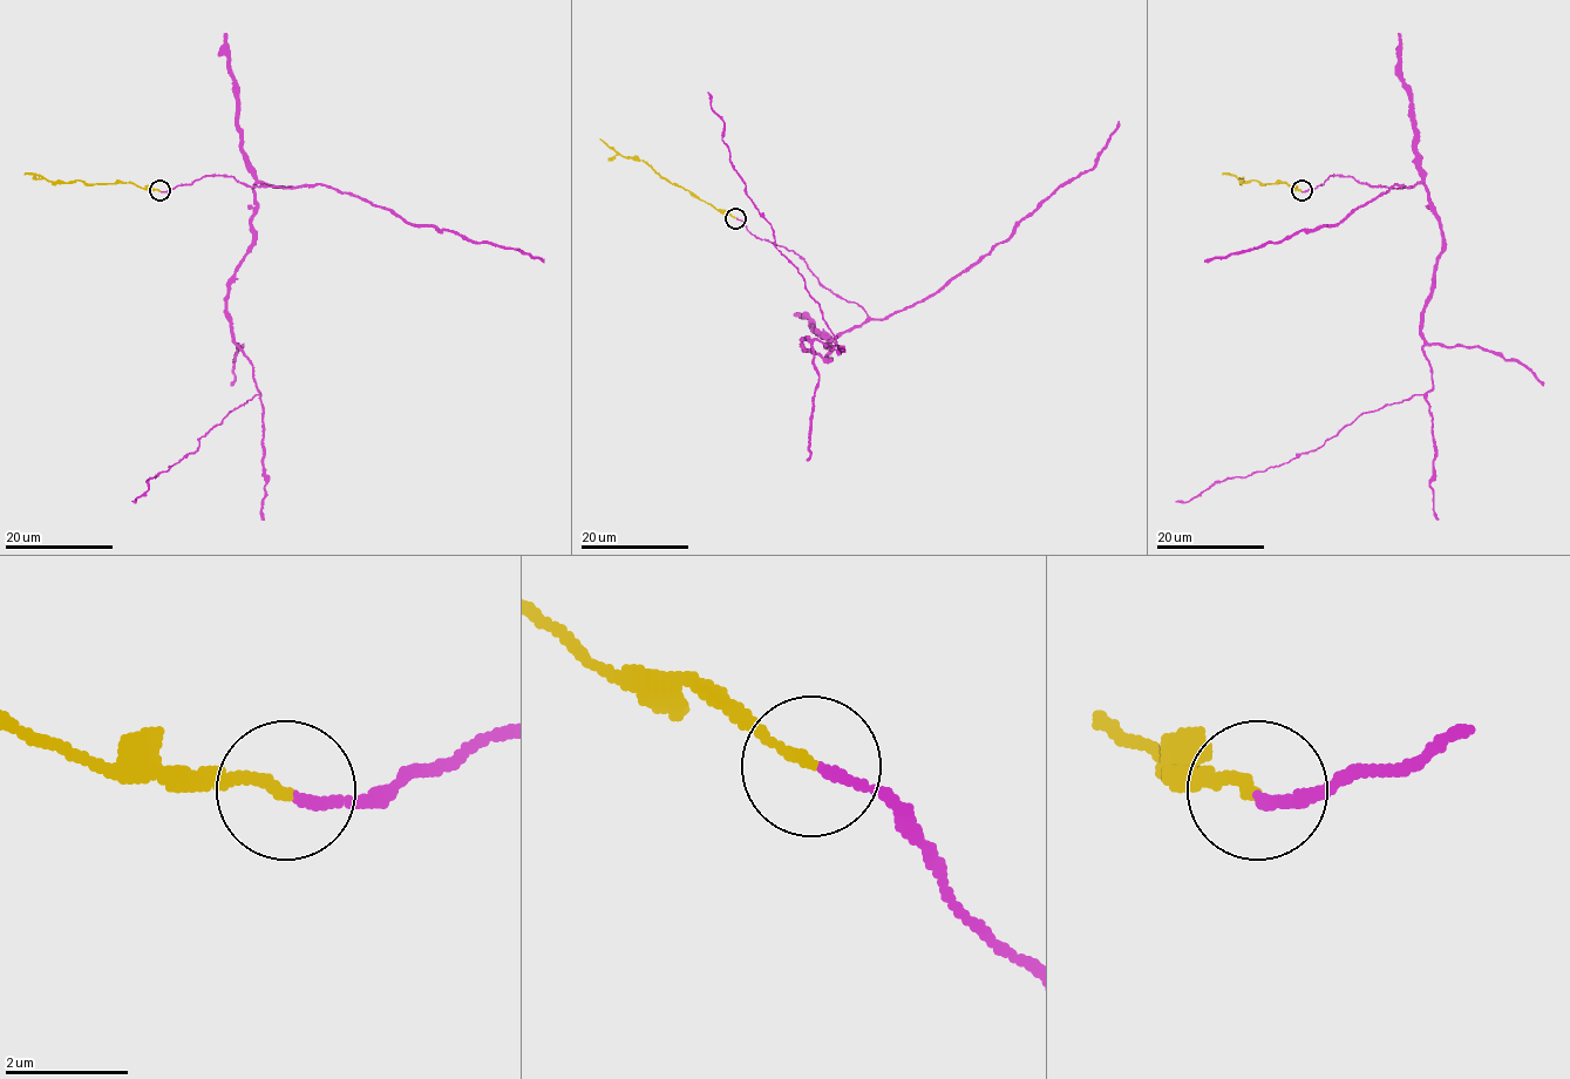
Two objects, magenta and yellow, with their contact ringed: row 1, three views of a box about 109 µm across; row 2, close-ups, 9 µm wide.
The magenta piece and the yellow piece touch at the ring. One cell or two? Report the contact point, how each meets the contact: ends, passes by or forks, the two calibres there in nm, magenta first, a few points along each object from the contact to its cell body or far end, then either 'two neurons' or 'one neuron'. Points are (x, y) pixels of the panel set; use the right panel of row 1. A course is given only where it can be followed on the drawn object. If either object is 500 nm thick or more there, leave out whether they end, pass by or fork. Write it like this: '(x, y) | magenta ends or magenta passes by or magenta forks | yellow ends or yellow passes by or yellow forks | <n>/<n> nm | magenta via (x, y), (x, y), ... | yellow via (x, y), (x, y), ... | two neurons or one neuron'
(1302, 190) | magenta ends | yellow ends | 150/170 nm | magenta via (1300, 190), (1331, 175), (1426, 188), (1442, 248), (1421, 337), (1433, 387), (1360, 413), (1278, 466), (1176, 501) | yellow via (1300, 190), (1286, 182), (1241, 182), (1222, 172) | one neuron

